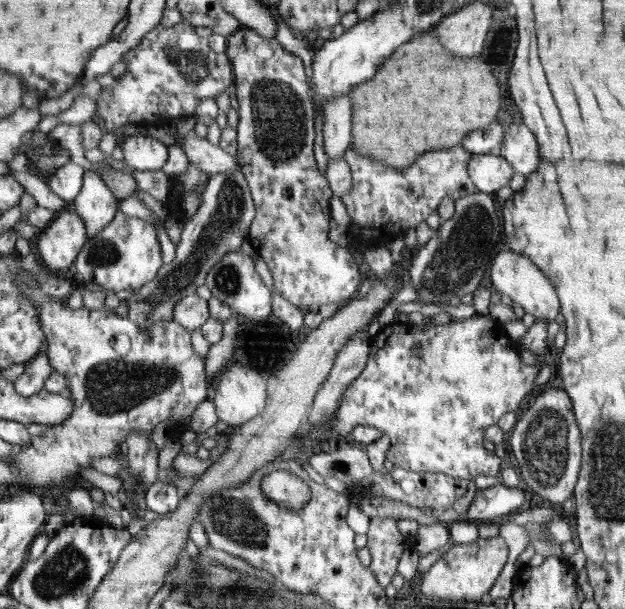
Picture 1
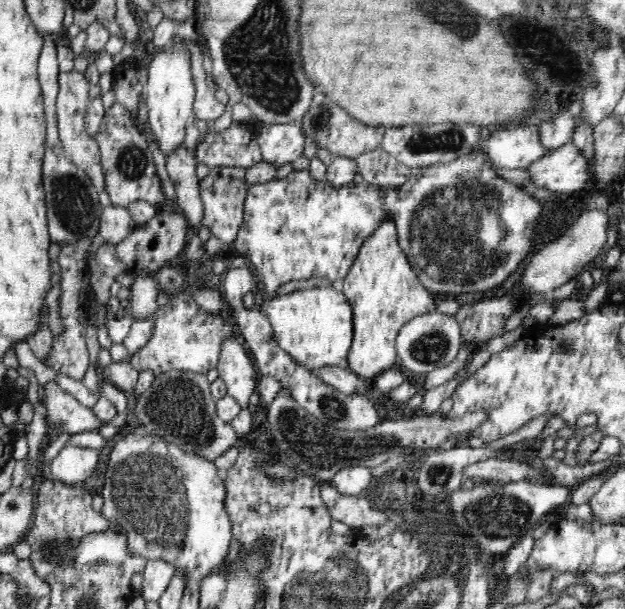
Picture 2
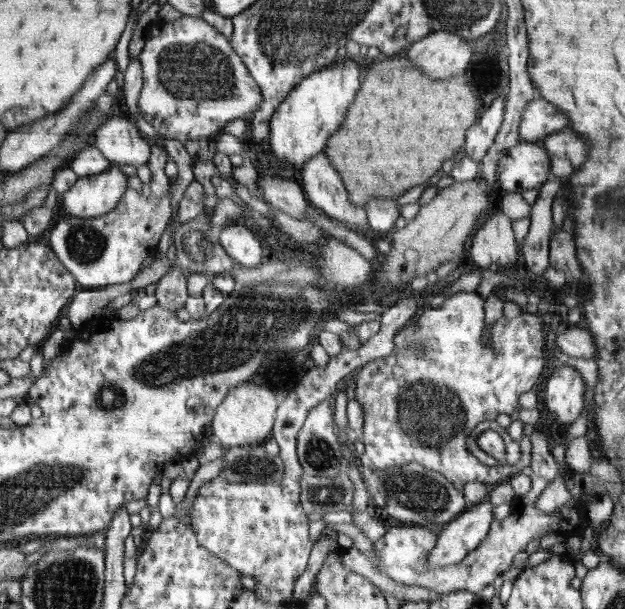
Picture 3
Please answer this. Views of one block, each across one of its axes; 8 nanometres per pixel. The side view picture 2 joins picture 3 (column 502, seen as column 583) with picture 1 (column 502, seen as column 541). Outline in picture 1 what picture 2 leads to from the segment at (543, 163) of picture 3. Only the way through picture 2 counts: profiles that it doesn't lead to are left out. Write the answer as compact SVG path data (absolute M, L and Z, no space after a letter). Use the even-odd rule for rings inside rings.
M497 152L472 156L469 164L471 180L479 192L492 194L508 184L515 167L508 160L501 158Z

